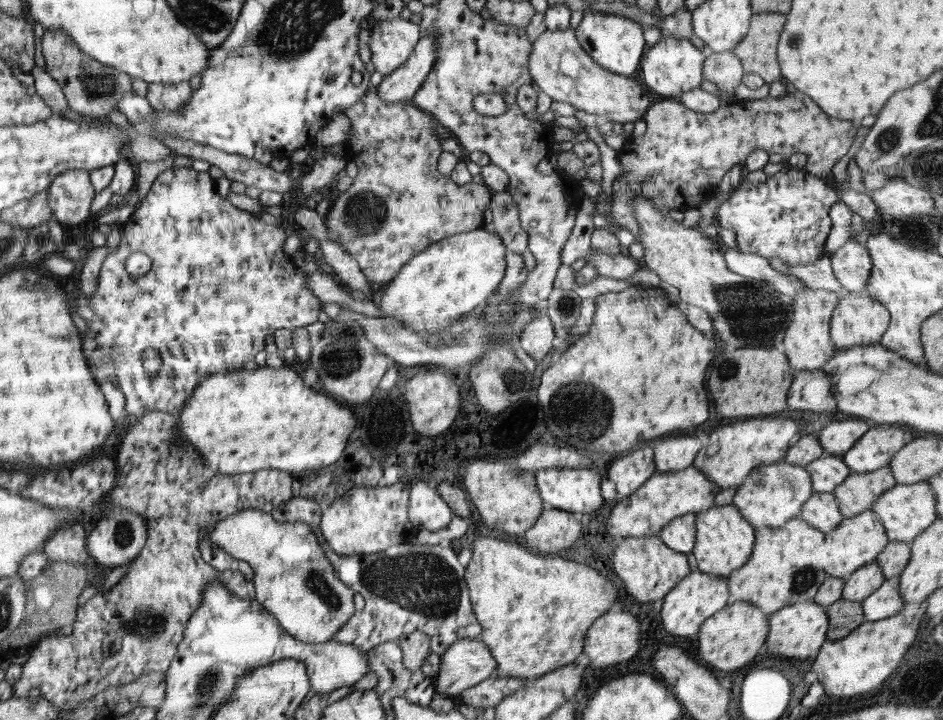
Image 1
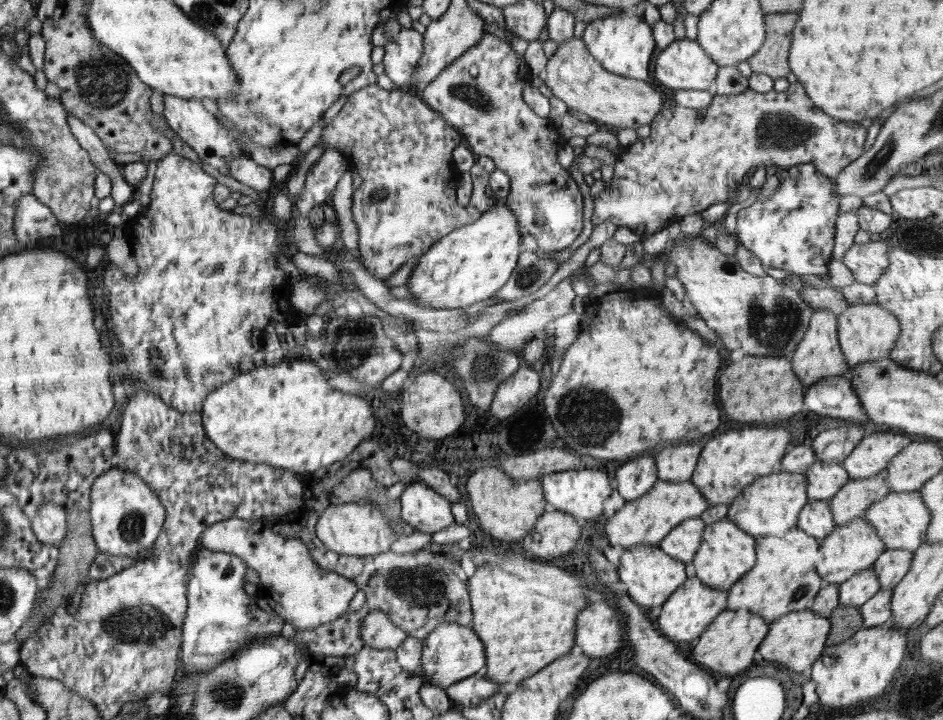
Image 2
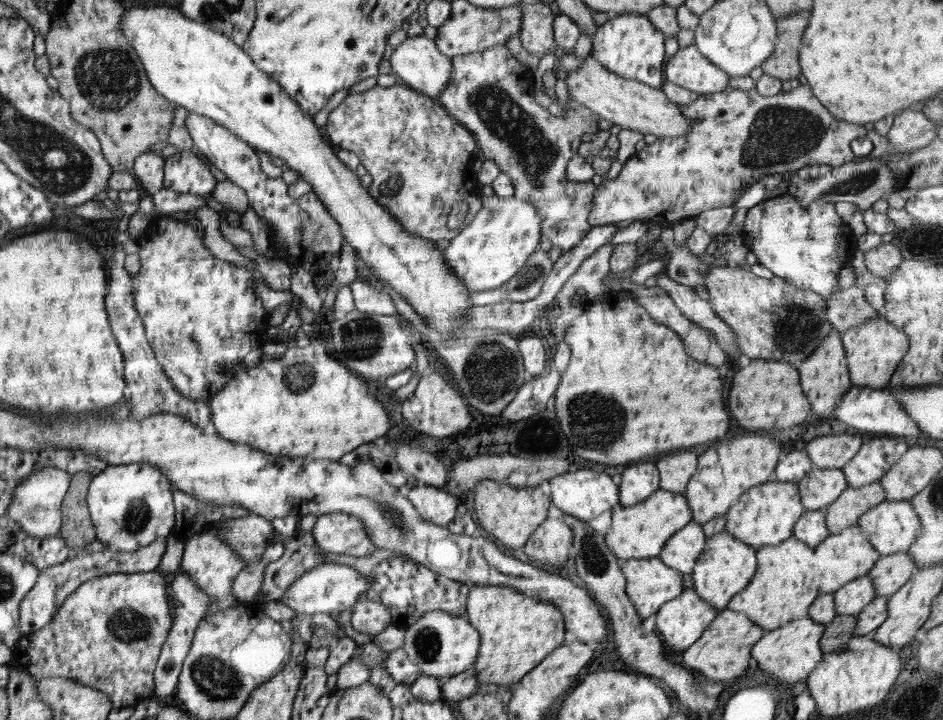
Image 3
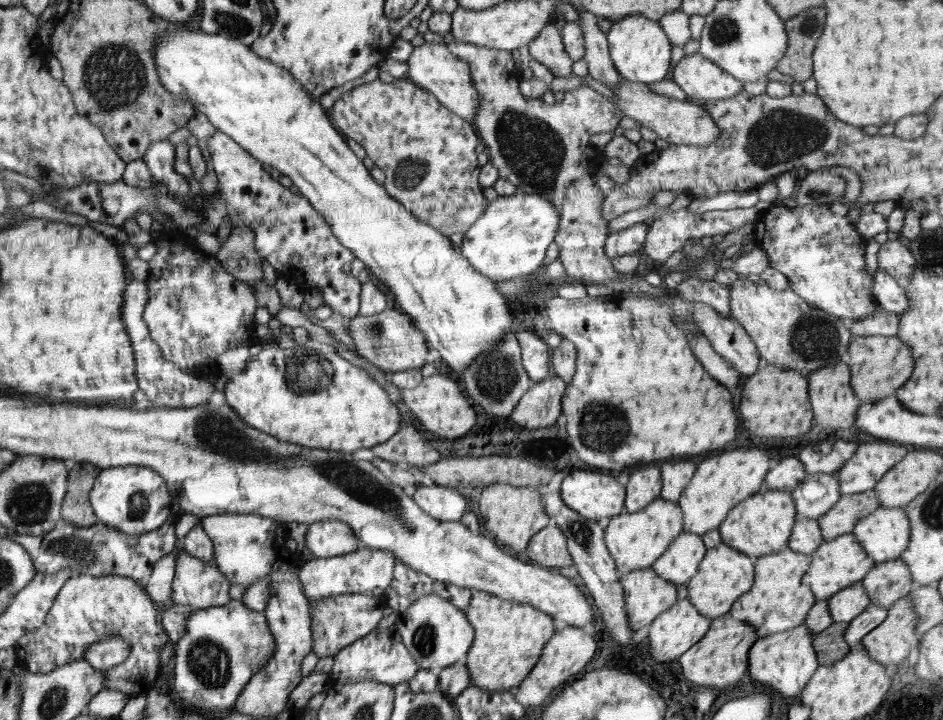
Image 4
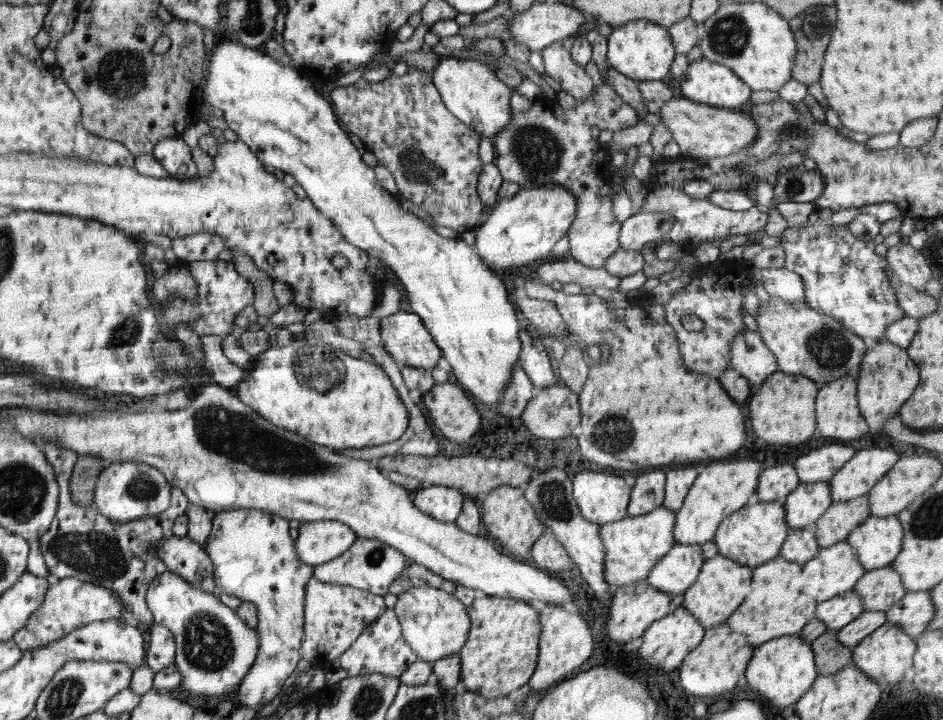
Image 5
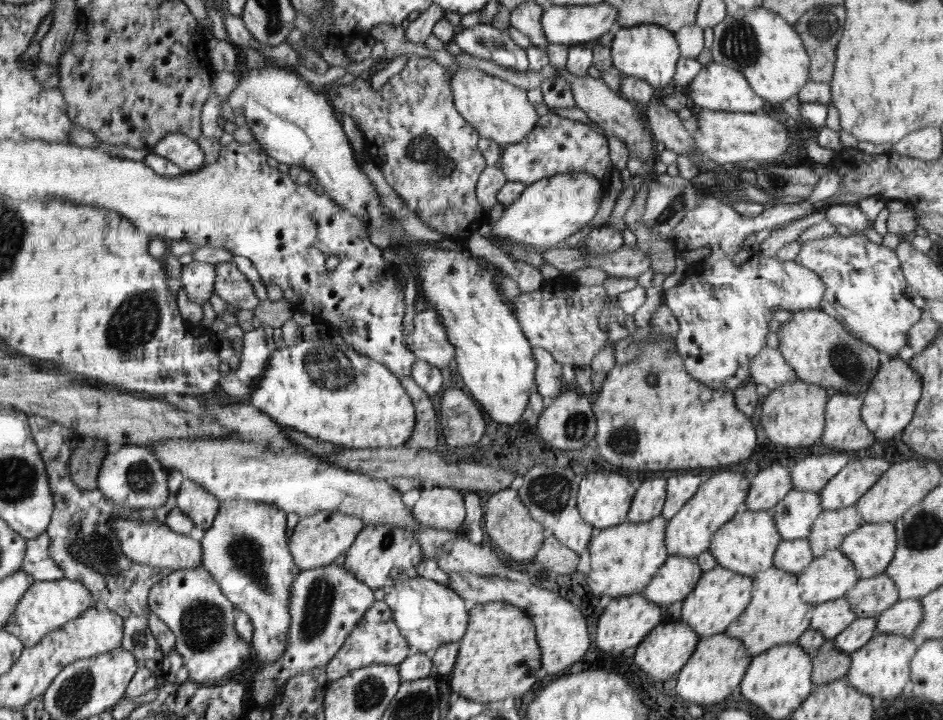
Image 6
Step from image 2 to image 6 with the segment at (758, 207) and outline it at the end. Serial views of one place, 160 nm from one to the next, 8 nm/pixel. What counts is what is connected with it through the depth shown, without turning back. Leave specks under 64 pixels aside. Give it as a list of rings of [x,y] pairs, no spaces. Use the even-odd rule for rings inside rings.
[[[834,234],[822,239],[808,240],[801,244],[800,252],[793,259],[800,266],[815,272],[824,283],[820,299],[820,308],[826,314],[841,322],[849,333],[873,346],[882,354],[890,357],[902,356],[907,347],[908,329],[923,317],[922,309],[912,303],[912,298],[905,295],[909,286],[903,275],[901,264],[895,250],[870,241],[865,235],[842,236]]]

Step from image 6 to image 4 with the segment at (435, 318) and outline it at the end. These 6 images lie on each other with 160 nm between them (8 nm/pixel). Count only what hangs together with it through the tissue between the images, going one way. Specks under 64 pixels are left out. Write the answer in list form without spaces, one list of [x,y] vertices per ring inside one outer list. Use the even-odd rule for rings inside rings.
[[[386,309],[372,316],[356,315],[345,322],[355,344],[355,354],[392,374],[408,369],[421,369],[426,364],[429,346],[410,316],[399,309]]]

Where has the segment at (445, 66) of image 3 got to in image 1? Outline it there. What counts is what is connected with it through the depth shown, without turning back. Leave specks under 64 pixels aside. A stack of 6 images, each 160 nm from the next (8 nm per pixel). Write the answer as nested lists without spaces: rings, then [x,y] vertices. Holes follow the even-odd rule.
[[[403,17],[376,21],[370,31],[369,49],[375,72],[391,74],[413,53],[420,27]]]

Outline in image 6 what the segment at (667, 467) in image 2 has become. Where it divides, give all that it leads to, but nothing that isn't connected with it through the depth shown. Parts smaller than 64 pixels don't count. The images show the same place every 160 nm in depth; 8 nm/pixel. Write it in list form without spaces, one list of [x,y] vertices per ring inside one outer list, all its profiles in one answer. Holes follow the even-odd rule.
[[[685,474],[667,479],[667,497],[663,506],[662,516],[670,520],[689,498],[698,491],[702,480],[698,475]]]

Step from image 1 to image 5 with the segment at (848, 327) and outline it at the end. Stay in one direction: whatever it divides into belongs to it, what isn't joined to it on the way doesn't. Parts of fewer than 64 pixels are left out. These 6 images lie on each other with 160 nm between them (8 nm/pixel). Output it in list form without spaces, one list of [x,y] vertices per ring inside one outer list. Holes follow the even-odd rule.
[[[880,339],[872,348],[865,350],[856,381],[858,408],[868,424],[870,436],[882,436],[884,424],[900,412],[904,402],[912,396],[918,386],[919,368],[910,358],[907,349],[886,339]]]

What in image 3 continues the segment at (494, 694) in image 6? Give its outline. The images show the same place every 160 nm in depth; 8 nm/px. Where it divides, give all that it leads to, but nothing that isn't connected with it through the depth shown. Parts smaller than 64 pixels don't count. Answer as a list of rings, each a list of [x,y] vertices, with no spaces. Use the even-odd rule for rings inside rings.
[[[474,585],[468,593],[467,612],[471,625],[479,632],[481,643],[473,670],[480,683],[513,686],[520,679],[536,668],[553,650],[564,642],[564,617],[561,610],[540,600],[540,597],[529,597],[519,590],[507,586]]]

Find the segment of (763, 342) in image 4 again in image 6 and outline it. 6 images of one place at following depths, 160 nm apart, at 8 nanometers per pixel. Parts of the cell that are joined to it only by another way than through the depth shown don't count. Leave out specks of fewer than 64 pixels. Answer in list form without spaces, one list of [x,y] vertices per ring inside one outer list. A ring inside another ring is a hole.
[[[799,310],[782,323],[778,336],[779,353],[796,371],[796,376],[808,384],[820,385],[830,395],[852,393],[864,397],[868,385],[880,366],[880,352],[868,345],[822,310]]]

